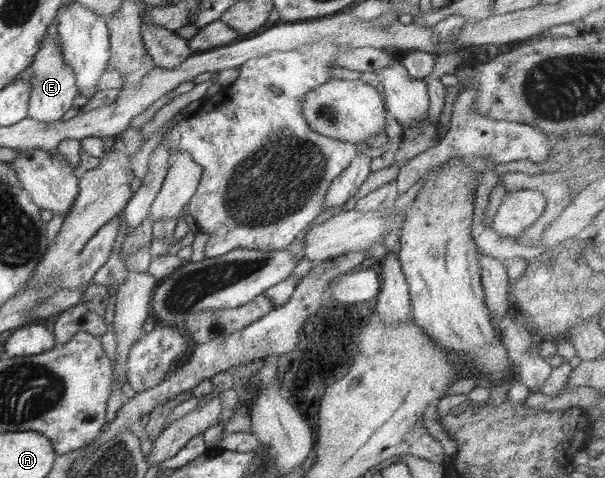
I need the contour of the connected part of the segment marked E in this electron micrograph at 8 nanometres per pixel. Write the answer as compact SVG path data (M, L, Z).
M50 36L44 37L41 42L42 46L36 52L36 58L34 58L34 62L30 64L27 71L31 75L28 117L38 122L60 121L60 118L72 107L72 101L80 94L75 72L64 60L56 43Z

